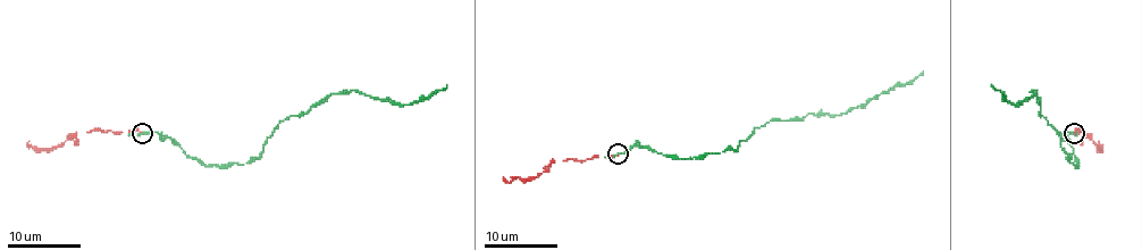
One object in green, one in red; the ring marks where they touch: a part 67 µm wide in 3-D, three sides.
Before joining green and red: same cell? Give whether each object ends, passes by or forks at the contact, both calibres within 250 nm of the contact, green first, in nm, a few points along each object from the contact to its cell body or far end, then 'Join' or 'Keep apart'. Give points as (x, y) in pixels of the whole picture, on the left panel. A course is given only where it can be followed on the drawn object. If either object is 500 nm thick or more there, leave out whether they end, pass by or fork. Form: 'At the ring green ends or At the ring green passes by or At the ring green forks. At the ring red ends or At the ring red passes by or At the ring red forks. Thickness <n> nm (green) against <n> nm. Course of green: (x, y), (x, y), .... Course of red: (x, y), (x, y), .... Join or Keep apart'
At the ring green passes by. At the ring red ends. Thickness 180 nm (green) against 200 nm. Course of green: (141, 134), (170, 138), (207, 166), (243, 165), (279, 123), (333, 93), (410, 105), (446, 84). Course of red: (141, 134), (137, 130), (76, 132), (50, 148), (31, 147), (28, 141). Join

